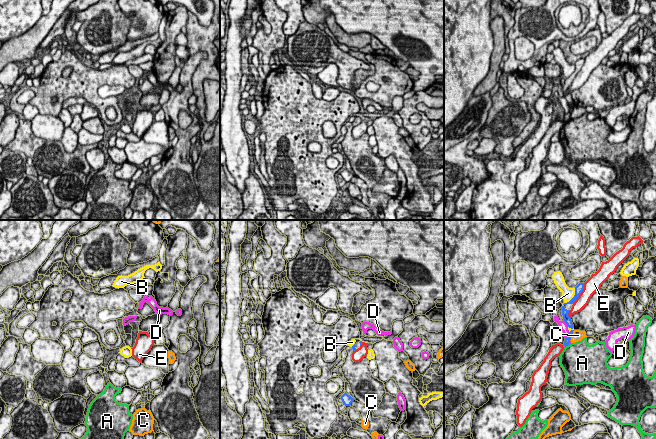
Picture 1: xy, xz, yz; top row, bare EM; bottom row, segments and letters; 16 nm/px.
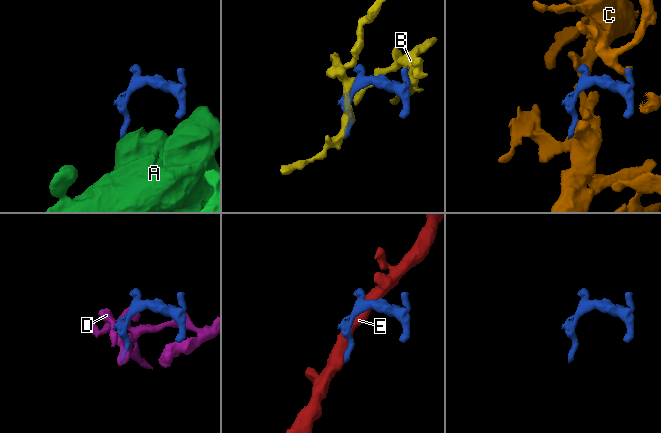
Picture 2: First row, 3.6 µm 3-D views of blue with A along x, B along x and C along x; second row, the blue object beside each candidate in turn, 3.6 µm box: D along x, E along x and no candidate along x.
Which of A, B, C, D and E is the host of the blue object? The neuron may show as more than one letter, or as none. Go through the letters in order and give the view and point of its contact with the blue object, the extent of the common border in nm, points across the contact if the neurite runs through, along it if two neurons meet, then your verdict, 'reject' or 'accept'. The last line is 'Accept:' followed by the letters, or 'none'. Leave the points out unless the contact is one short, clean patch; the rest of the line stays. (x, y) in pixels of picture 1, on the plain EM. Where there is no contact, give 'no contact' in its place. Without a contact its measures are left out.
A: meets blue in yz at (566, 121); contact 80 nm long; border along yz (568, 120), (565, 123); reject
B: meets blue in yz at (573, 73); contact 320 nm long; reject
C: meets blue in yz at (572, 110); contact 190 nm long; border along yz (574, 106), (569, 116); reject
D: meets blue in yz at (569, 112); contact 130 nm long; reject
E: meets blue in yz at (580, 69); contact 400 nm long; reject
Accept: none

